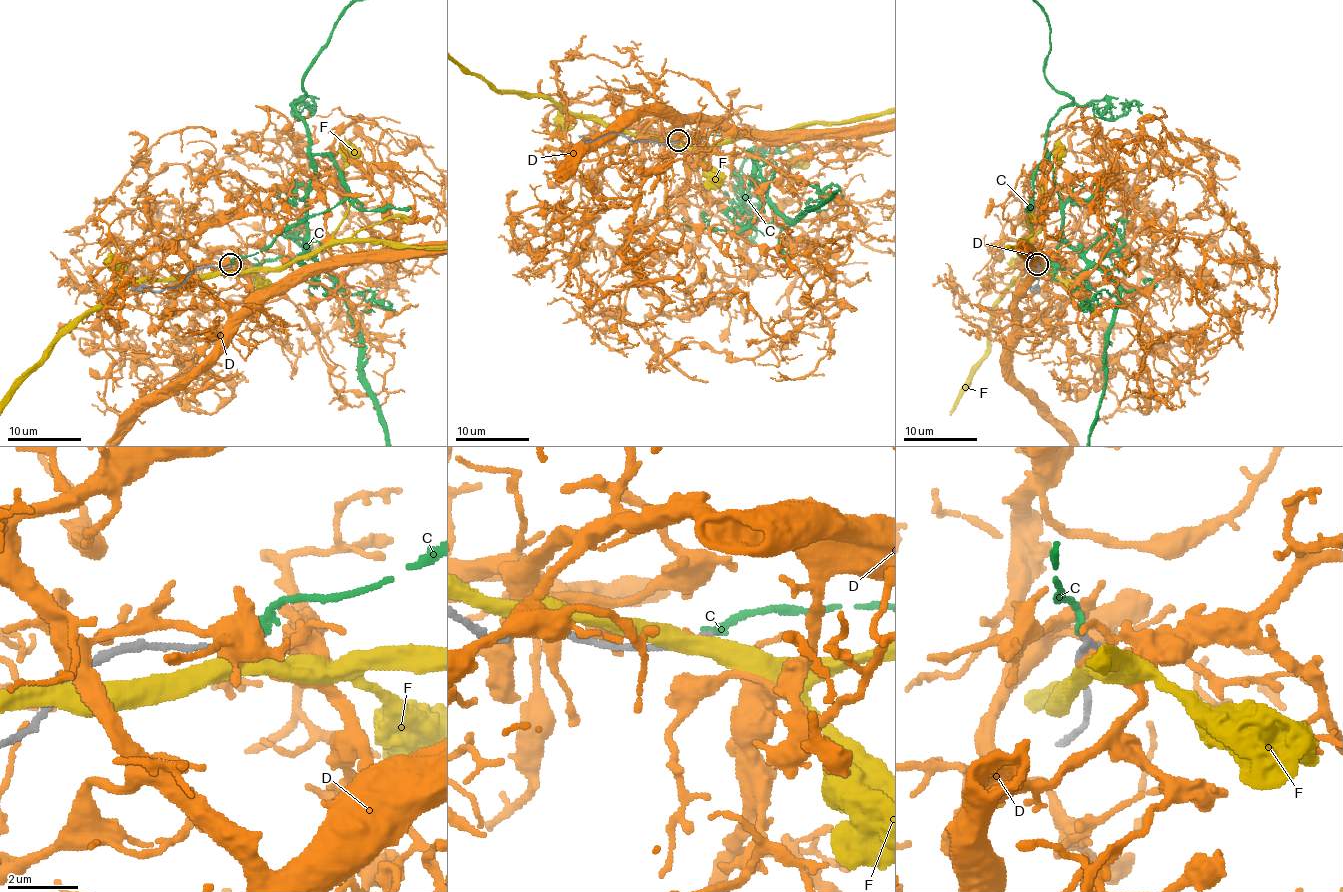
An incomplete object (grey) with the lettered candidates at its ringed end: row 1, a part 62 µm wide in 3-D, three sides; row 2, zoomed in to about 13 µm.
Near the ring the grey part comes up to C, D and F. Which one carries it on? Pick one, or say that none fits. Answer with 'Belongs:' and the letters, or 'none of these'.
Belongs: C

